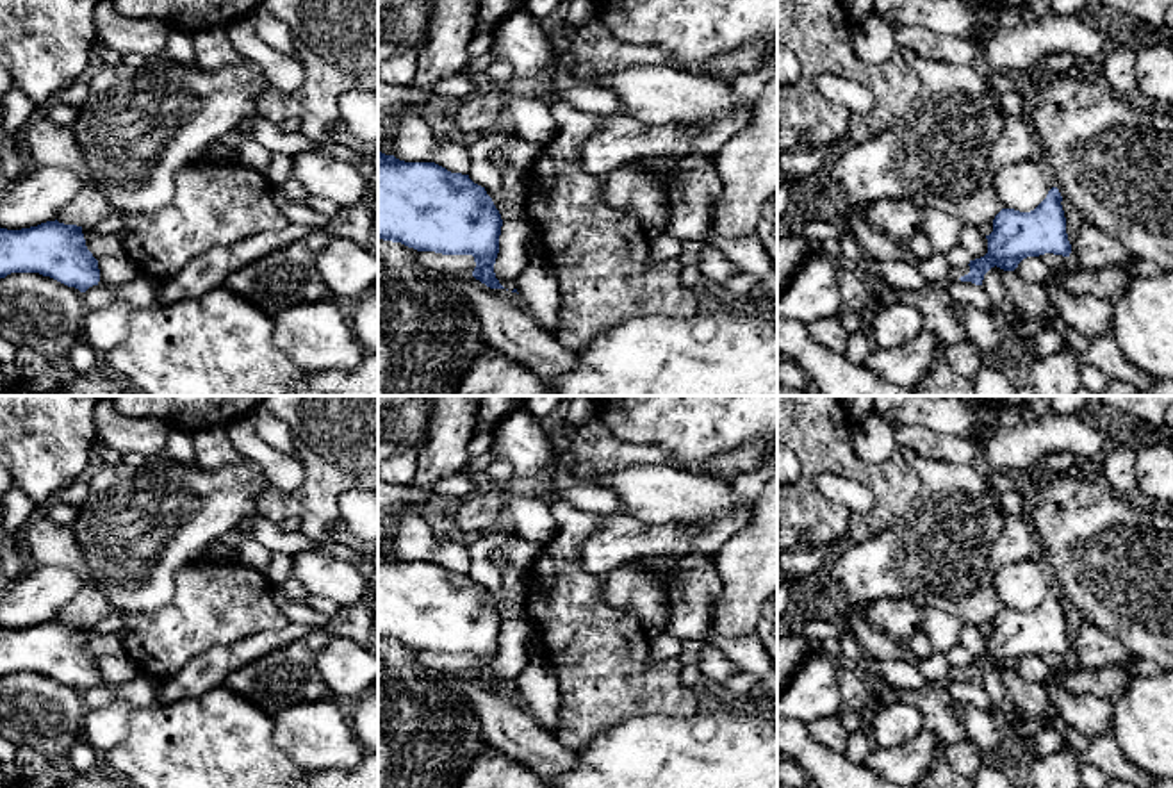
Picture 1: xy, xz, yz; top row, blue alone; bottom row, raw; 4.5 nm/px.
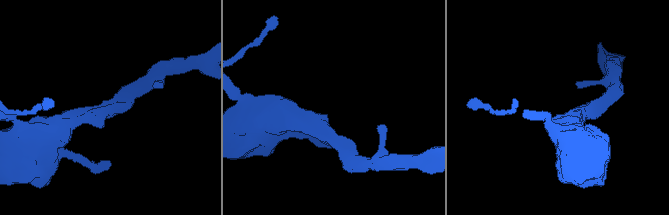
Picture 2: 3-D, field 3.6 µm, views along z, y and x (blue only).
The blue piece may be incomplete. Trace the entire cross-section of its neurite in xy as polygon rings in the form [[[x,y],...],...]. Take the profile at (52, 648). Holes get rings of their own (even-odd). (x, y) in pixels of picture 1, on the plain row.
[[[57,619],[21,629],[0,628],[0,677],[11,672],[39,672],[80,692],[100,681],[82,626]]]

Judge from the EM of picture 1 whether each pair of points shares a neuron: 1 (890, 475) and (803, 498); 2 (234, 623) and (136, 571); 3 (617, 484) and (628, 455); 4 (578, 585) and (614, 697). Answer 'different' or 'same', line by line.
1: same
2: different
3: different
4: same

